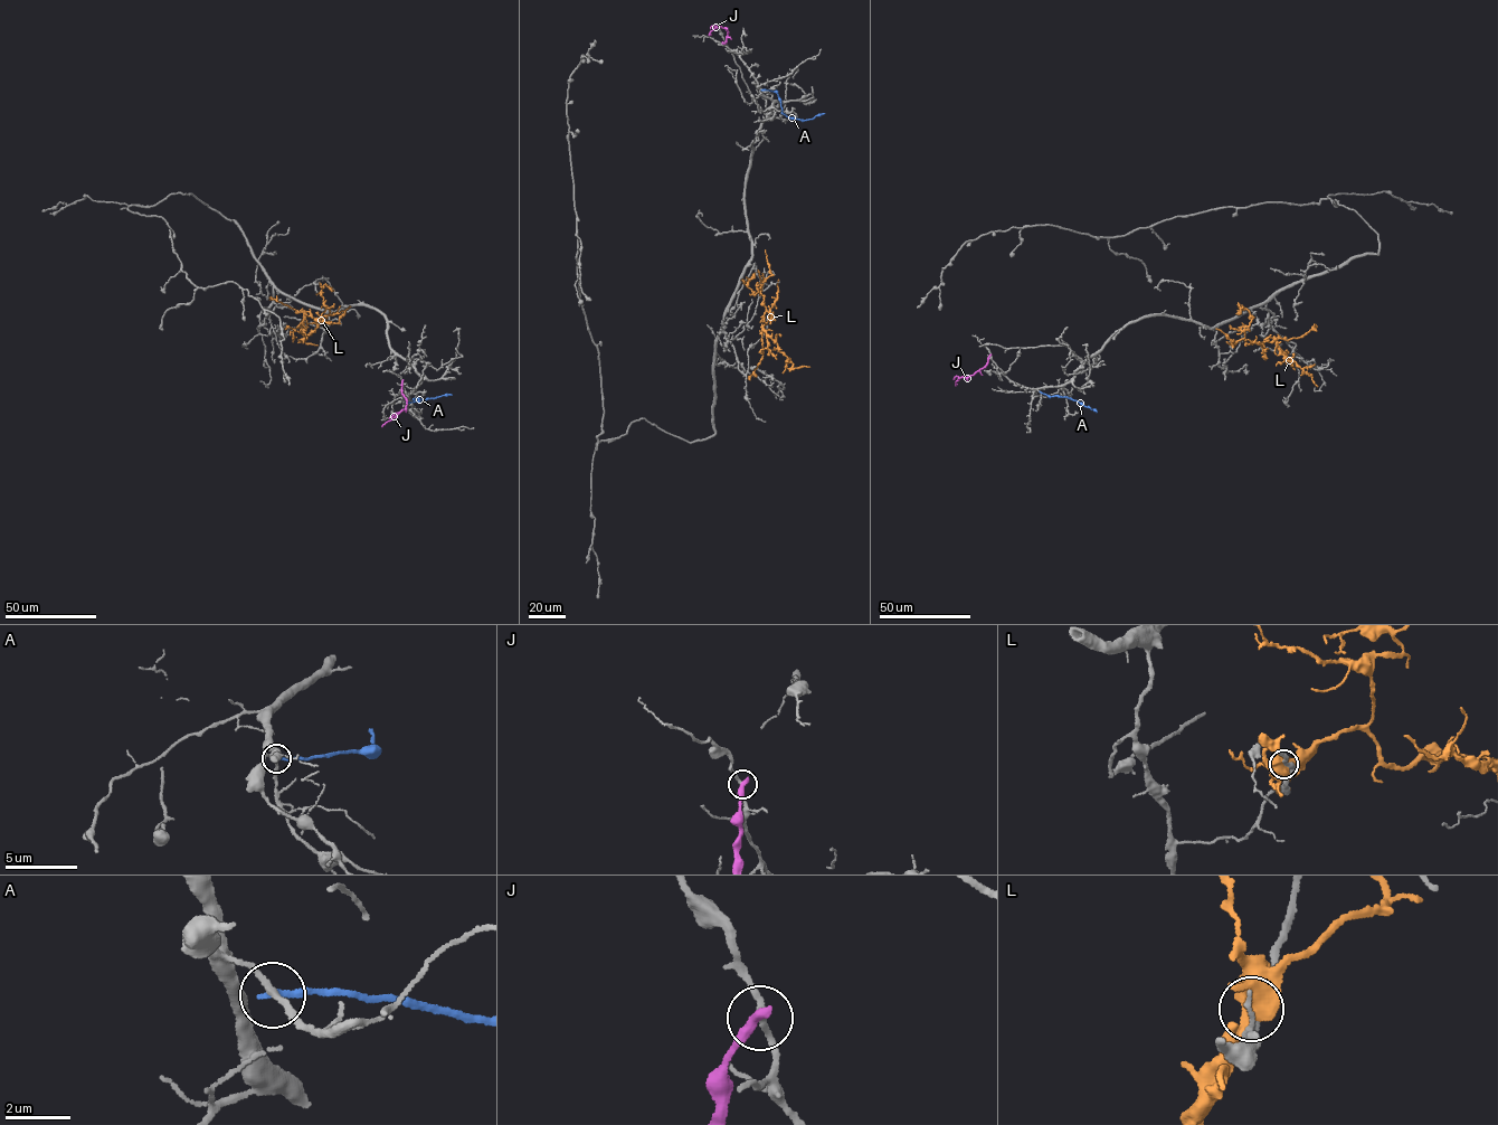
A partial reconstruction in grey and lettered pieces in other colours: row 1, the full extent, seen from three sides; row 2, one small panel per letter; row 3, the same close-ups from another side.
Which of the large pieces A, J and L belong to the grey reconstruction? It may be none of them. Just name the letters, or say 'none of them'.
none of them

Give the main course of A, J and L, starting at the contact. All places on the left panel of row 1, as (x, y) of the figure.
A: (406, 402), (452, 395)
J: (403, 380), (401, 393), (407, 400), (405, 408), (381, 426)
L: (329, 322), (304, 314), (302, 330), (305, 338), (301, 340), (318, 346)

